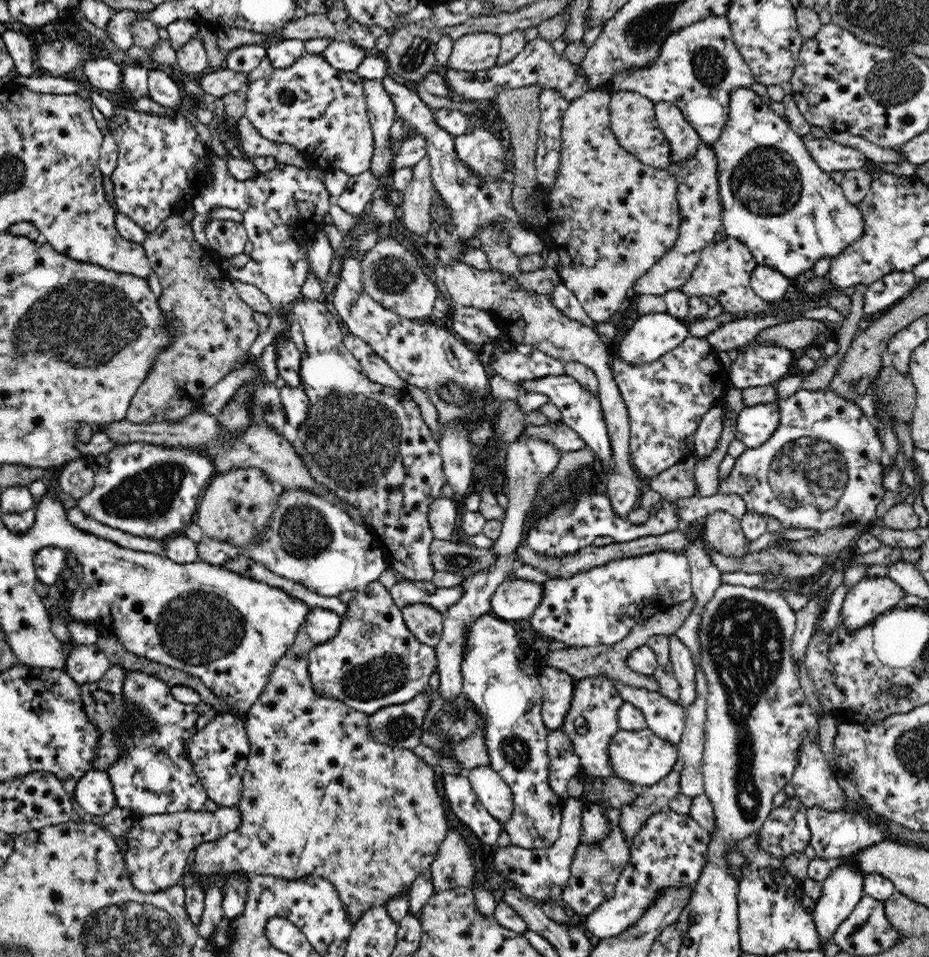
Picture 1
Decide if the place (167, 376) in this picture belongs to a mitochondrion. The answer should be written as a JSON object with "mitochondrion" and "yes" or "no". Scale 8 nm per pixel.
{"mitochondrion":"yes"}

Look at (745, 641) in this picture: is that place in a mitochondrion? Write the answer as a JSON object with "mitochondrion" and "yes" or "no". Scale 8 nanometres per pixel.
{"mitochondrion":"yes"}

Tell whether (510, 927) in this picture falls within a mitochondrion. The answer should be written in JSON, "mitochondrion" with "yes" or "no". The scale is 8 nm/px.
{"mitochondrion":"no"}

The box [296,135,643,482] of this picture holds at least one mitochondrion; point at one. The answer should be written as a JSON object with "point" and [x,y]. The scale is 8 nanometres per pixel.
{"point":[389,274]}

